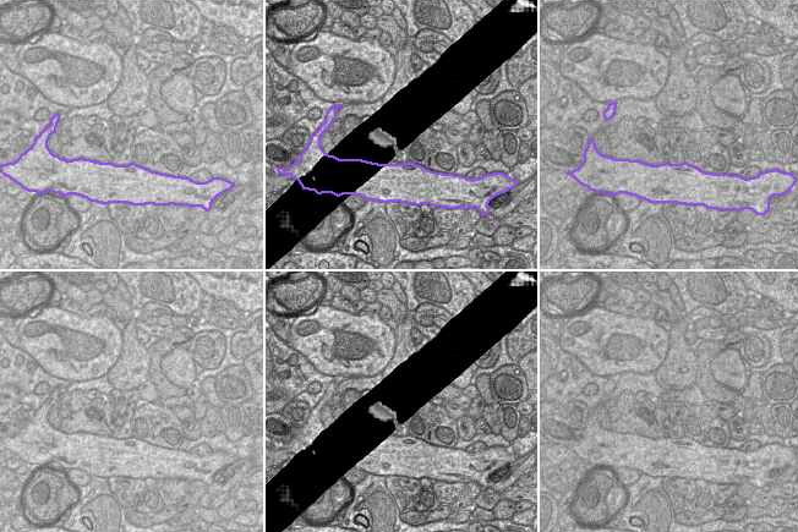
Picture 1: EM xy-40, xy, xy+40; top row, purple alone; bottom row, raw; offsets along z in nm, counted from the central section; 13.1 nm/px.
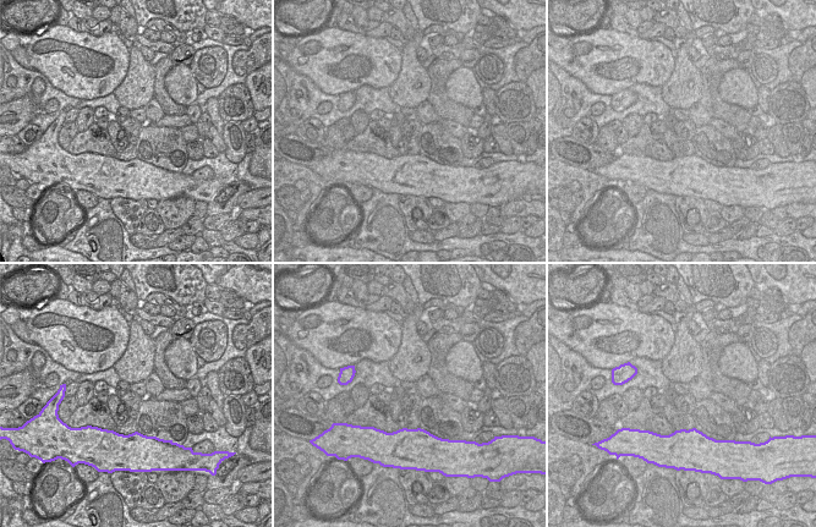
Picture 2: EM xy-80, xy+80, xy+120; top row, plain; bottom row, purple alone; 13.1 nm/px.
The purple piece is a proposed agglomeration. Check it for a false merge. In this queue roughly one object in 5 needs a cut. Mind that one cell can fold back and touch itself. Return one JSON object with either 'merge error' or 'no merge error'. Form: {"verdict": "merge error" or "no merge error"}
{"verdict": "no merge error"}

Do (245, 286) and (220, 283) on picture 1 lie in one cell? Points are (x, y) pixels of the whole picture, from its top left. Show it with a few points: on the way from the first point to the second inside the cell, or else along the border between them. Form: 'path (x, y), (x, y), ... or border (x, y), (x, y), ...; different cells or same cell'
path (239, 283), (227, 283); same cell

